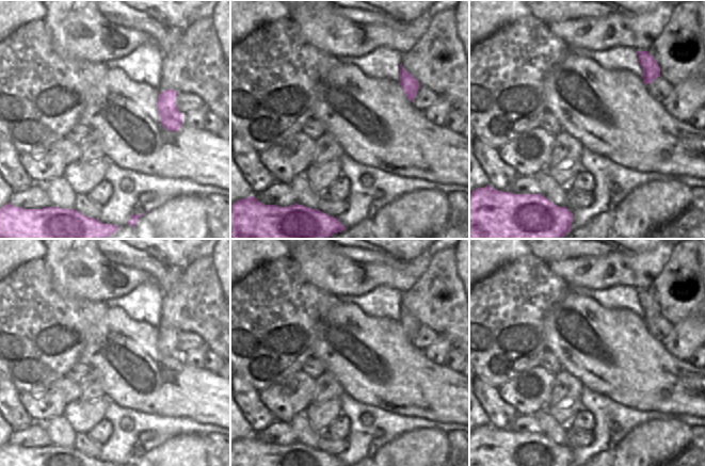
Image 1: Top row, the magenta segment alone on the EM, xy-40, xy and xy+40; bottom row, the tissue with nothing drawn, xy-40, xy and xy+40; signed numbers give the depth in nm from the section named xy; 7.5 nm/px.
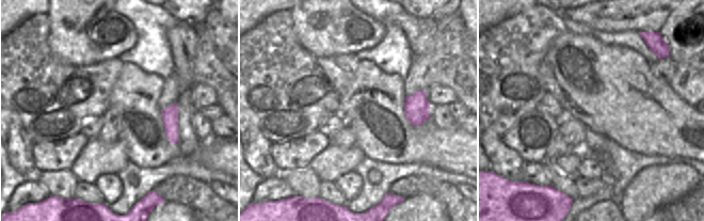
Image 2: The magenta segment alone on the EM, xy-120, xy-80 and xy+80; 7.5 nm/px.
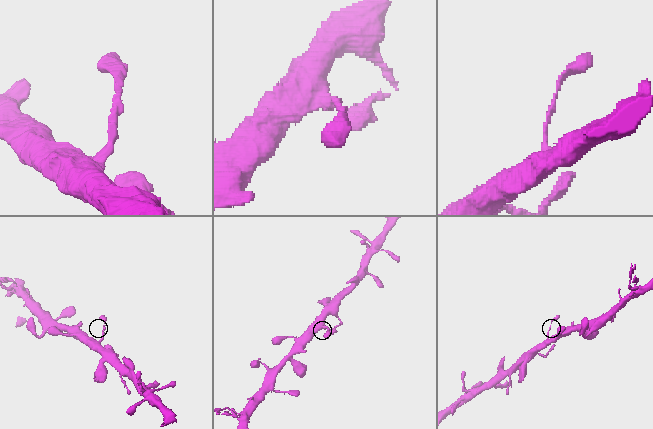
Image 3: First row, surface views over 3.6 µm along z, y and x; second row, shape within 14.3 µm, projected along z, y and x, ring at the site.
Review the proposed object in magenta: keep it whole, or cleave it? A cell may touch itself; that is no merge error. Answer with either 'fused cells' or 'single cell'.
single cell

